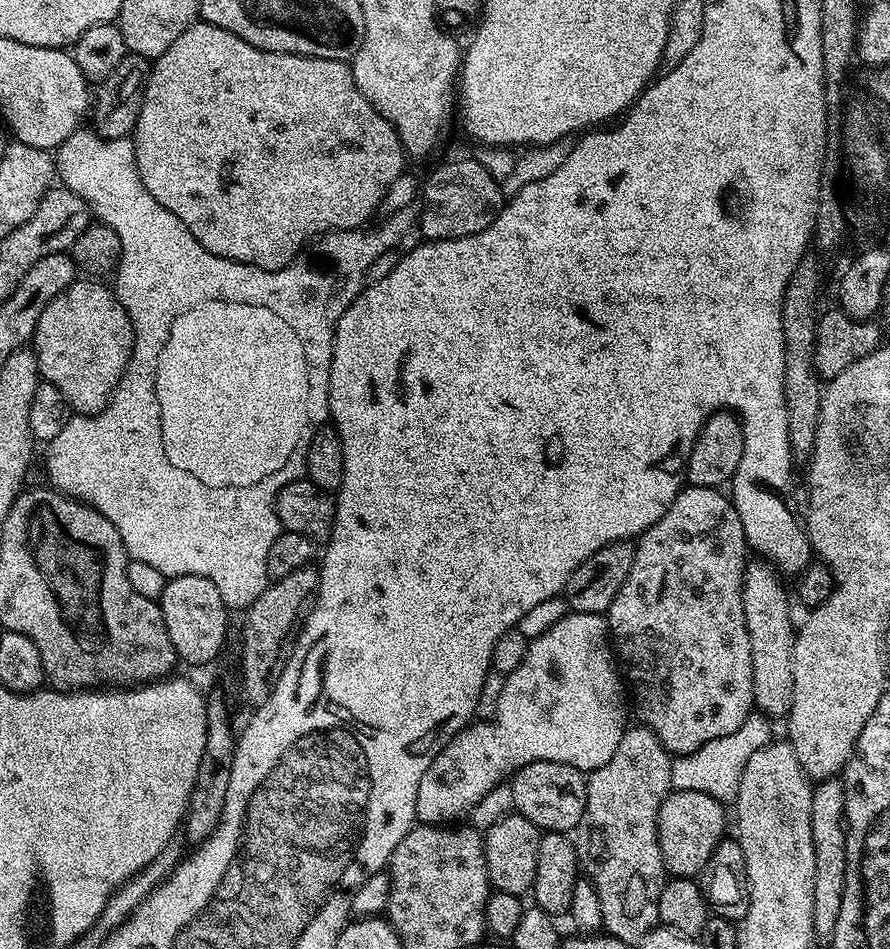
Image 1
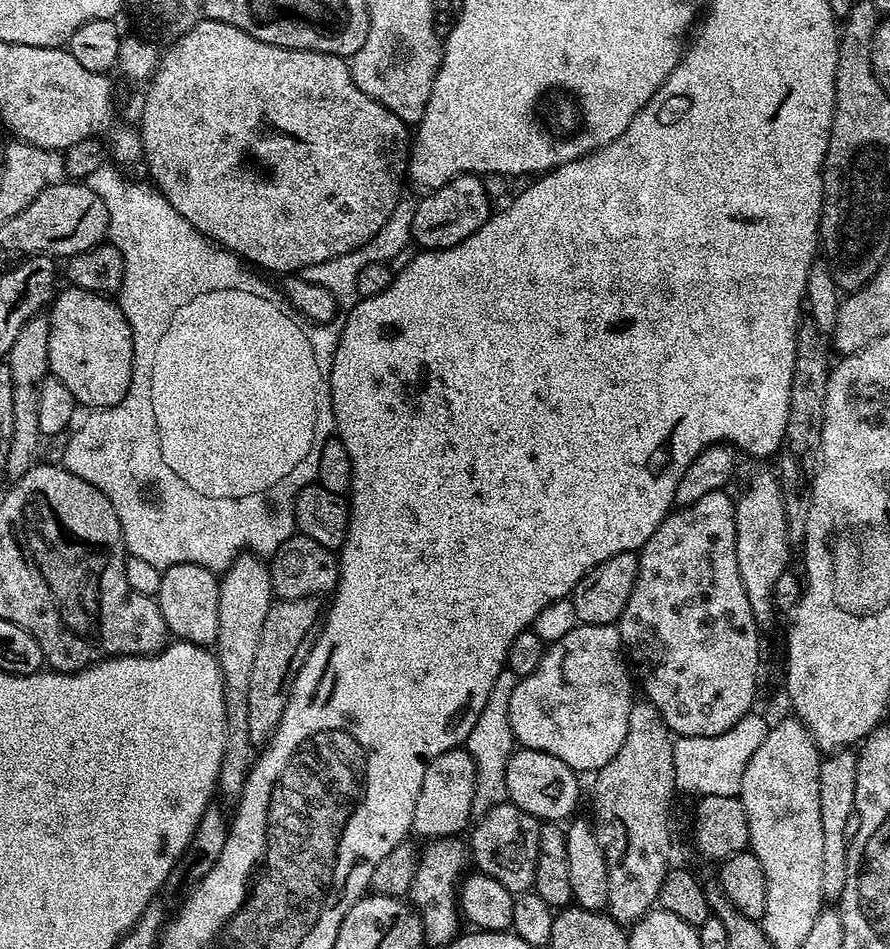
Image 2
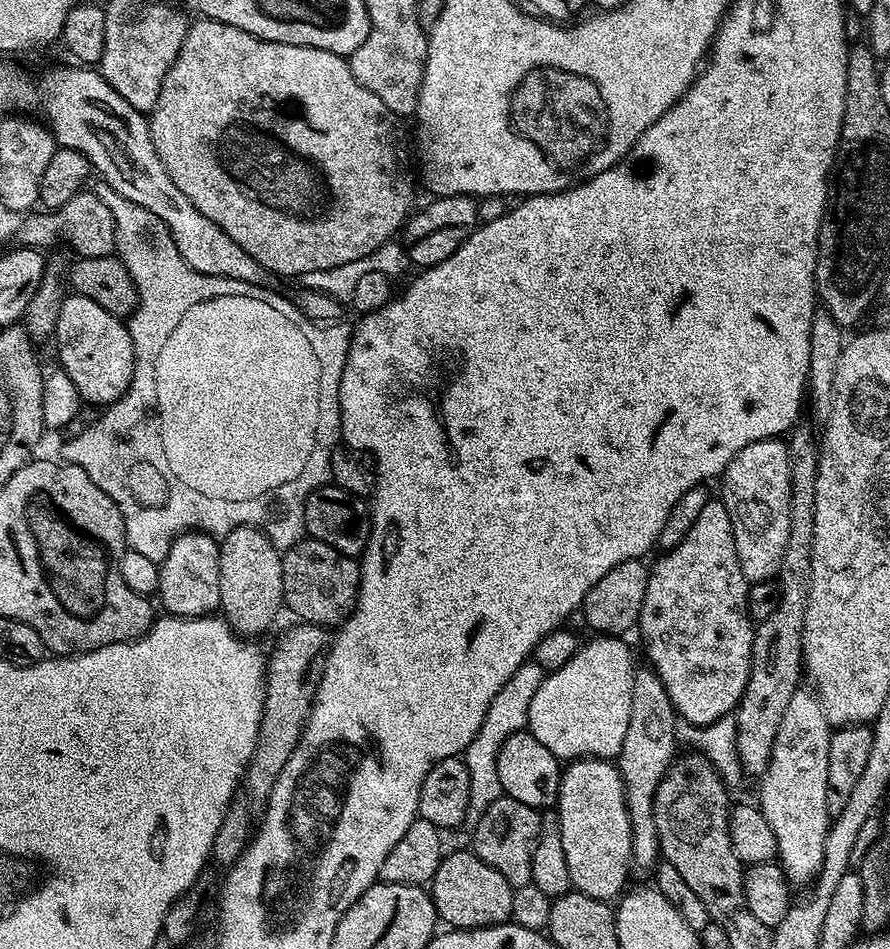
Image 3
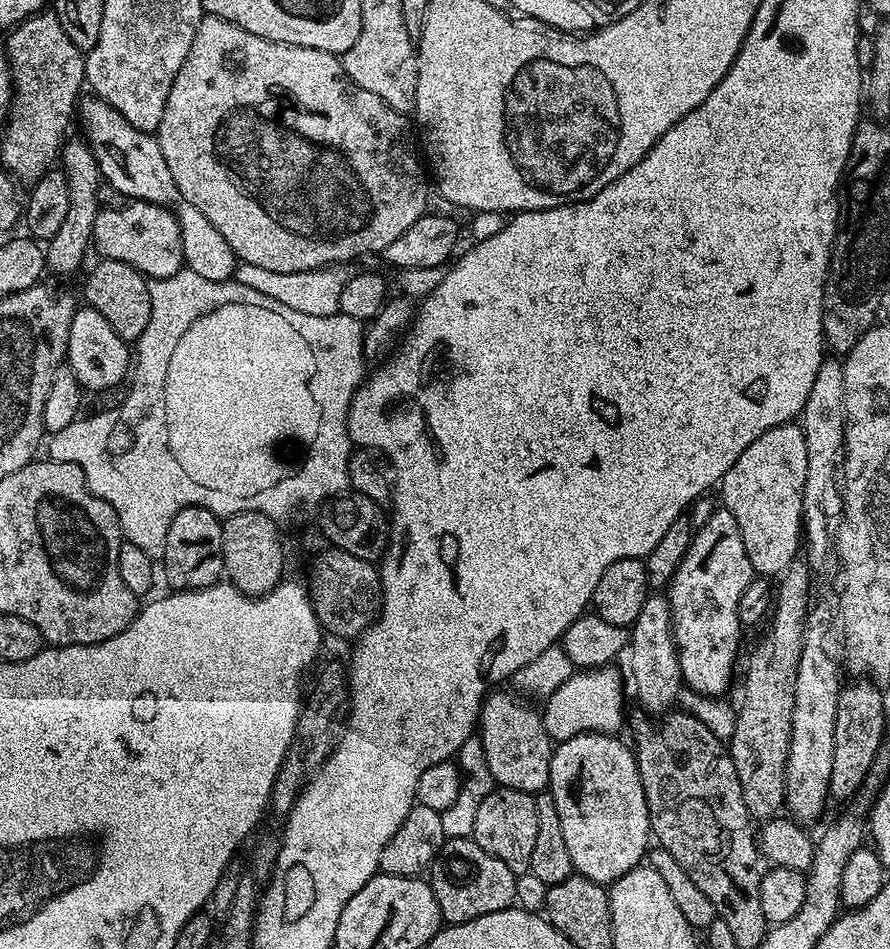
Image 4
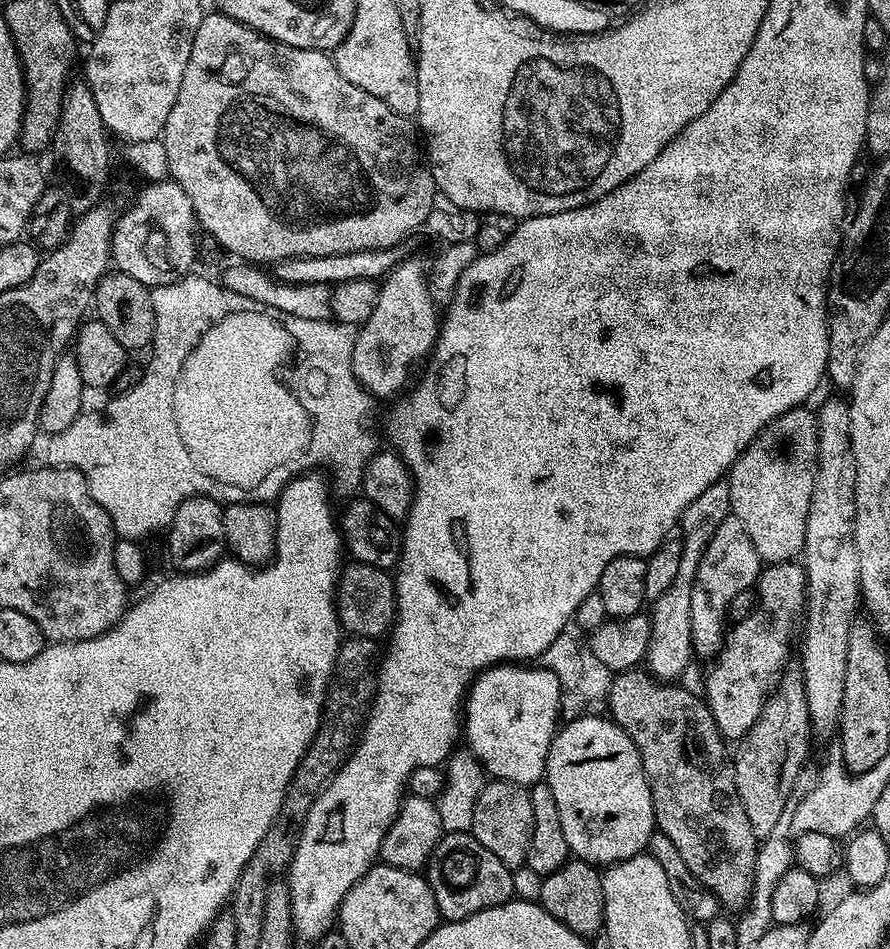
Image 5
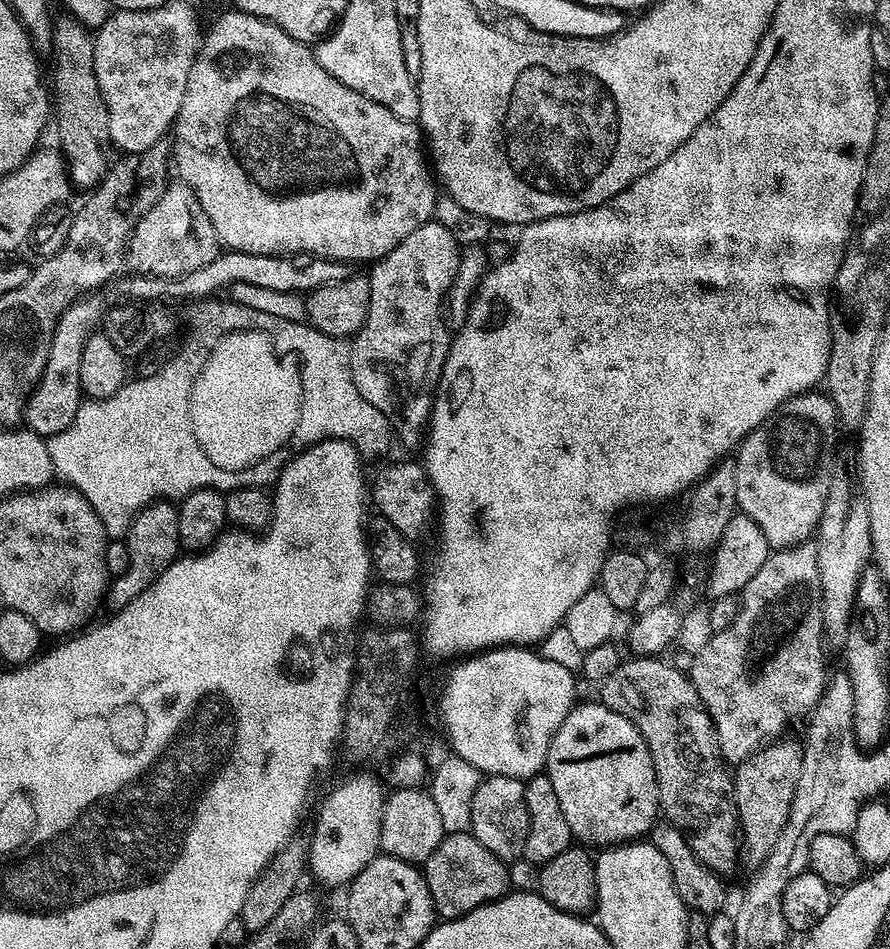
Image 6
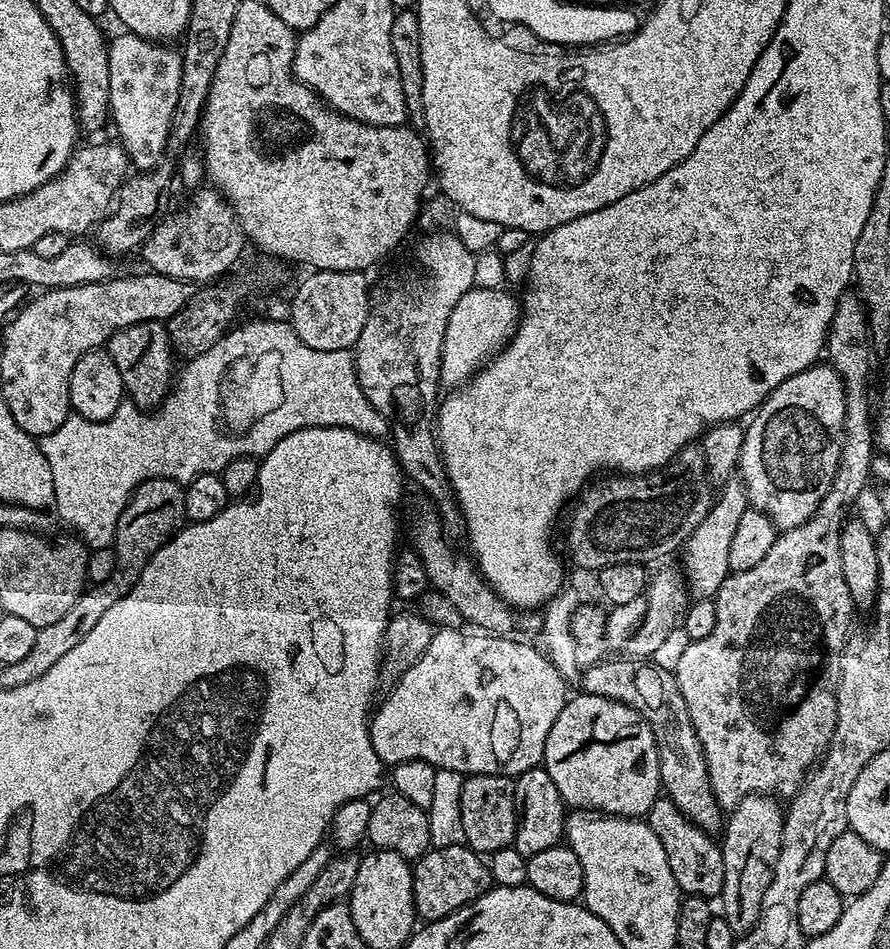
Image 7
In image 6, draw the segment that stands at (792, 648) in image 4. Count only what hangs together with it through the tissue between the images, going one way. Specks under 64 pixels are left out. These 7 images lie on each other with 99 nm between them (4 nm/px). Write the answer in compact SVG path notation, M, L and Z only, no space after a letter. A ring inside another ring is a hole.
M786 744L782 748L774 748L757 753L749 760L743 761L734 772L736 789L736 813L740 819L738 829L743 851L757 862L768 859L774 850L778 838L788 821L790 806L794 802L794 790L798 786L798 774L802 774L801 745Z

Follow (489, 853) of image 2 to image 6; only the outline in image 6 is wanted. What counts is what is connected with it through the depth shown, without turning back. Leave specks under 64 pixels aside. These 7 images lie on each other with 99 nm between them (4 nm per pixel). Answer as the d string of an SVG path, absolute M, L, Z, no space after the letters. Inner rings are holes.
M484 776L478 790L474 790L474 802L470 802L471 834L500 860L511 862L524 855L528 815L524 797L524 781L509 776Z

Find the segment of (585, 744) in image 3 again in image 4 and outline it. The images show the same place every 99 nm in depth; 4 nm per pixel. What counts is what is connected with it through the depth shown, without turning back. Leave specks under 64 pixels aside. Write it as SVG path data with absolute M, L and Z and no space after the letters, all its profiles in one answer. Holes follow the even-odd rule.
M616 666L573 671L571 678L562 682L562 686L558 686L558 690L554 690L554 694L543 701L542 715L546 734L554 742L559 742L583 732L619 733L620 723L624 720L623 688Z

